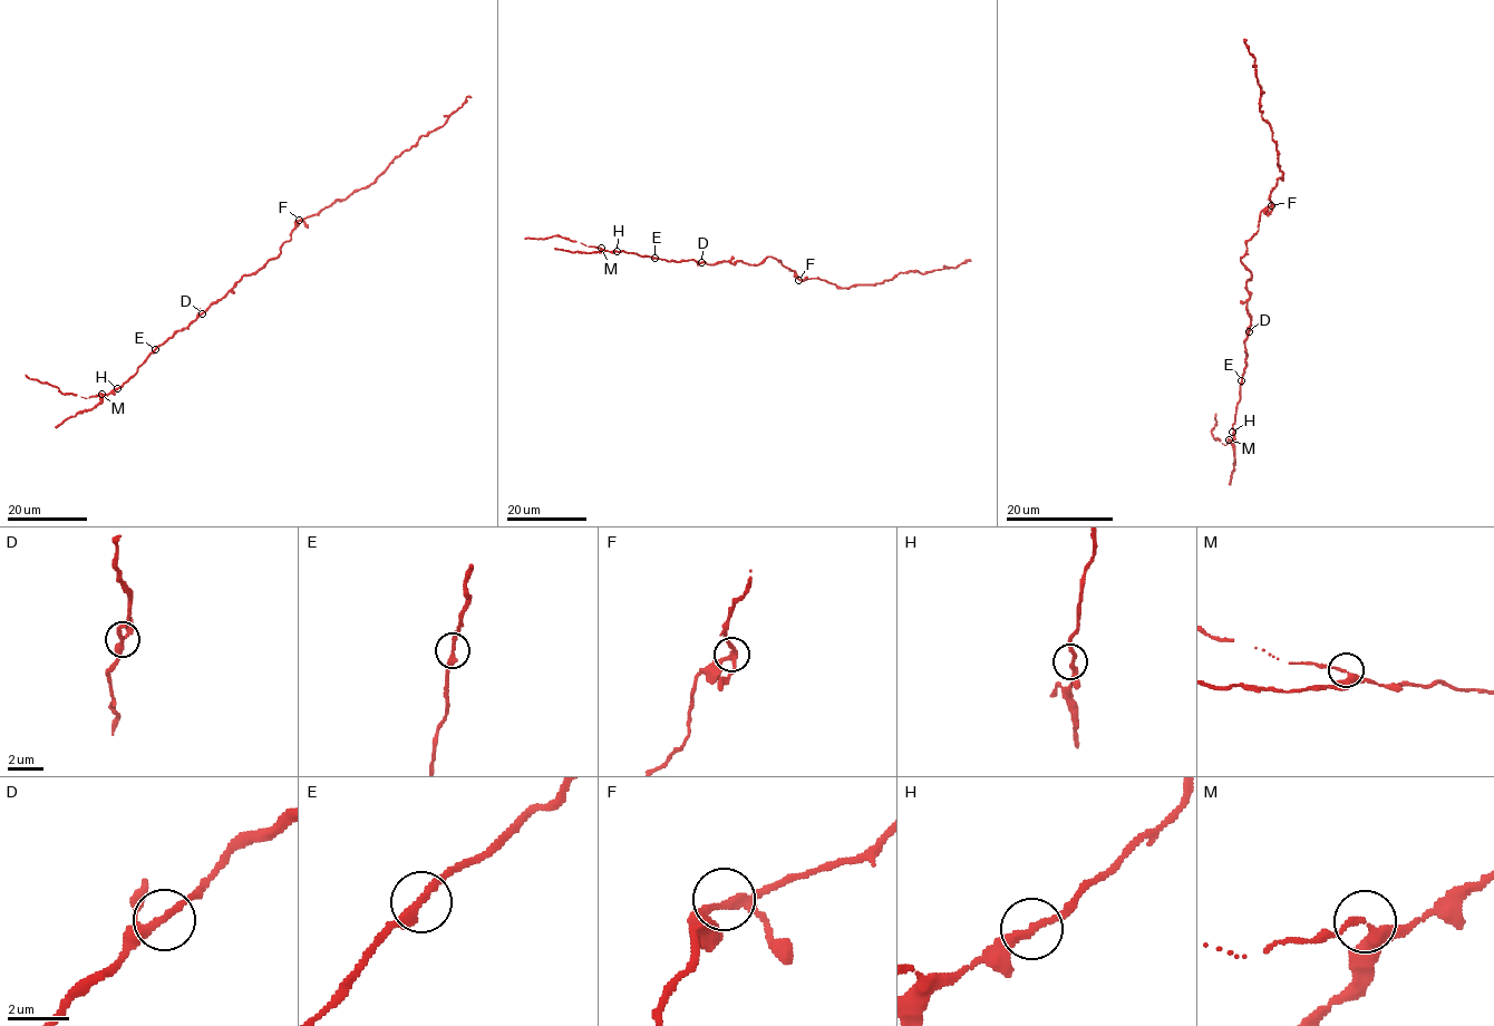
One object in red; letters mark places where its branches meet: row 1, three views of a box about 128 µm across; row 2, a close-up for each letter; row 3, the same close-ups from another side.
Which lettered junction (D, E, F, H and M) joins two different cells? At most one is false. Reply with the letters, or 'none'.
none

